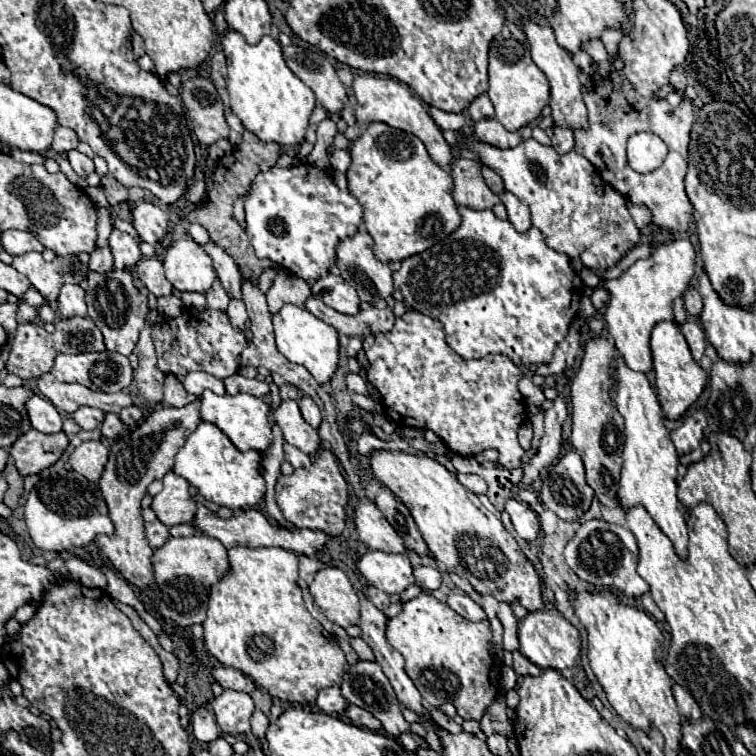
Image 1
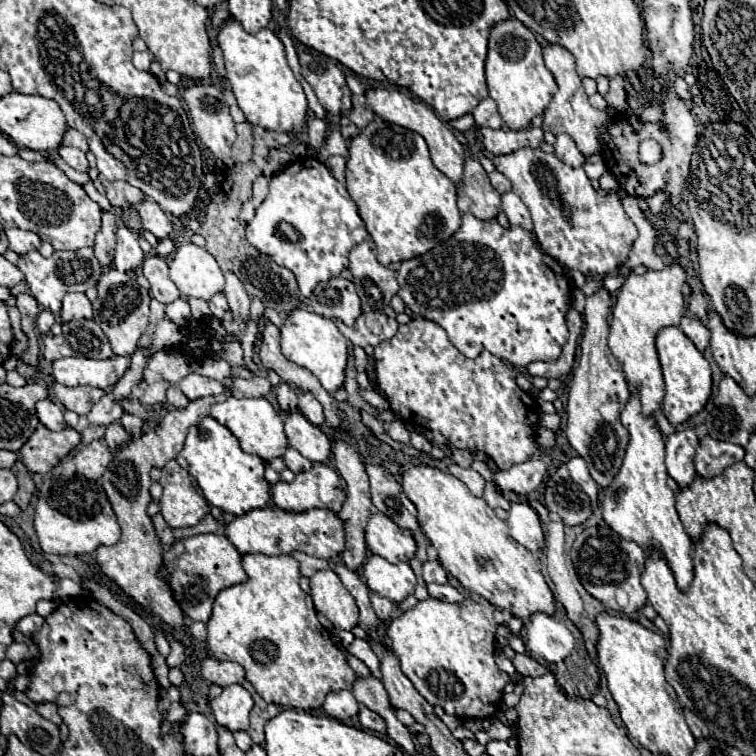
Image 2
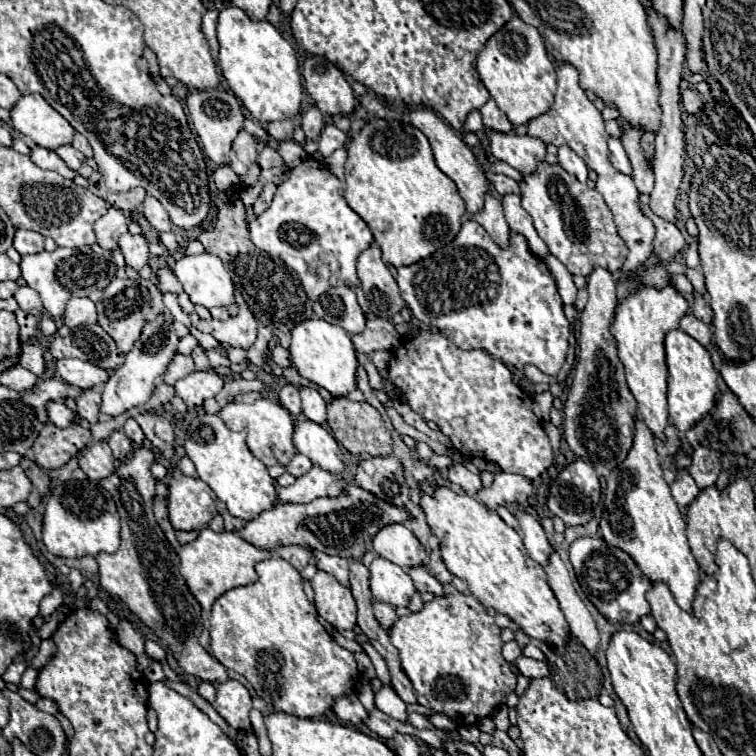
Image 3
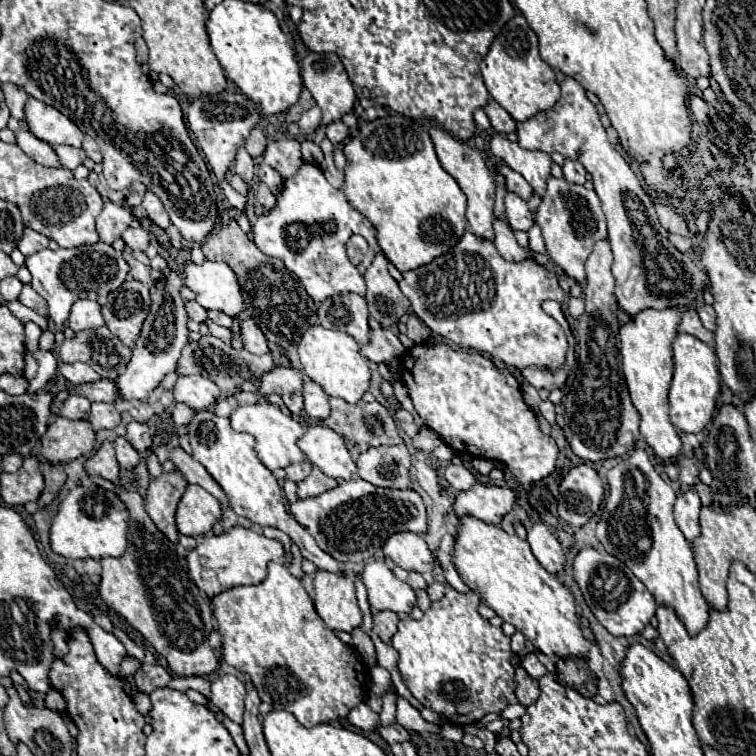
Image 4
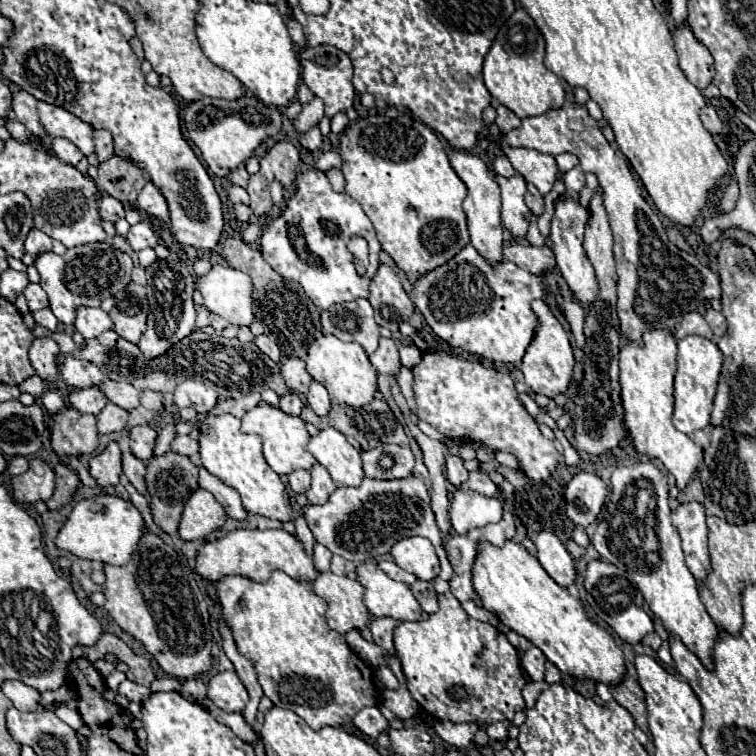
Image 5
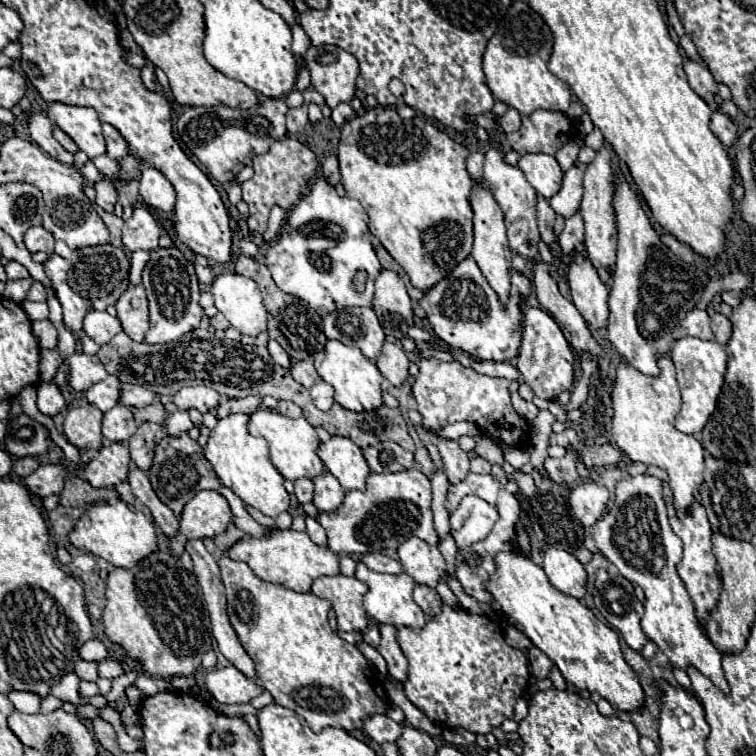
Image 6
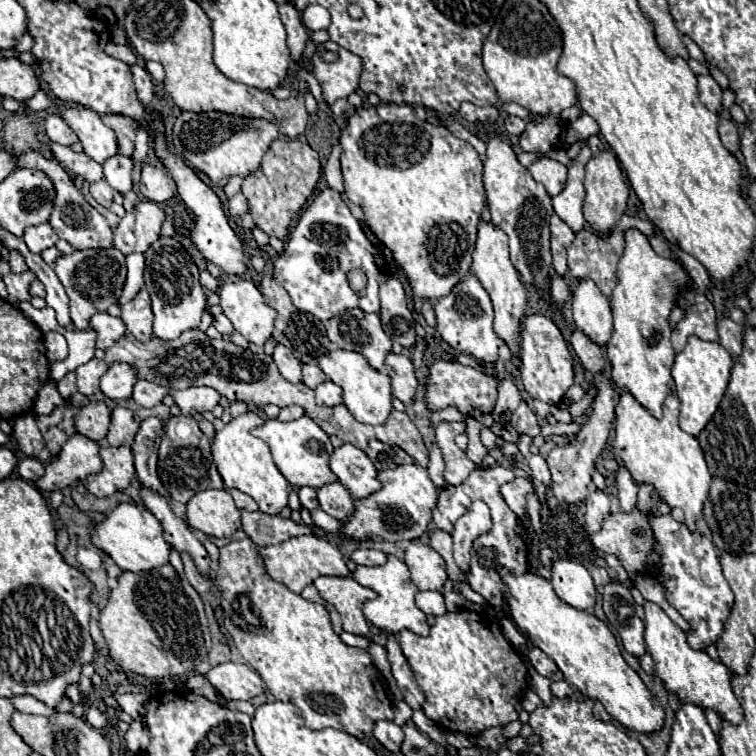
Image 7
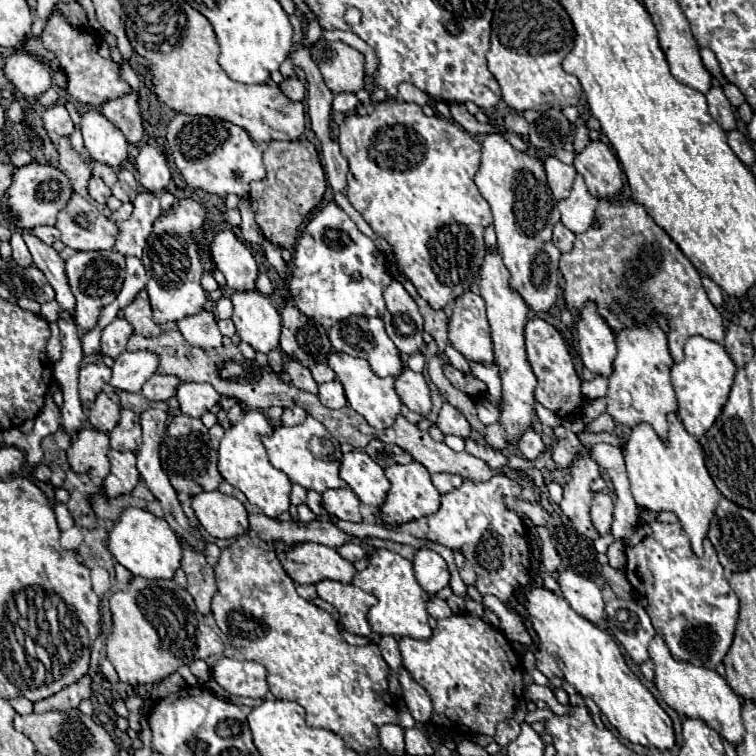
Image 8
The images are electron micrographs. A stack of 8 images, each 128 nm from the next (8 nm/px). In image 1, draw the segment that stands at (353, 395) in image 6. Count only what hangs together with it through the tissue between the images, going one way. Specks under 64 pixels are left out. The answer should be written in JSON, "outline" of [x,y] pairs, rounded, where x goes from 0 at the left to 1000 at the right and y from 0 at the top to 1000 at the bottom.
{"outline":[[[378,402],[370,413],[360,415],[360,429],[368,466],[384,479],[402,484],[421,508],[431,508],[447,481],[447,439],[437,429],[413,418],[405,407],[389,402]]]}

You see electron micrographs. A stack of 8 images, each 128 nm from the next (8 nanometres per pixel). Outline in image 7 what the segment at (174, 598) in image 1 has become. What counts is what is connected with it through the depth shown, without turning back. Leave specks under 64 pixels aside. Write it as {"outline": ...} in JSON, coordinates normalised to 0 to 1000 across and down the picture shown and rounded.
{"outline":[[[415,706],[389,709],[365,722],[347,722],[341,725],[341,735],[349,741],[349,751],[357,759],[357,765],[381,775],[392,786],[399,786],[399,780],[410,775],[421,762],[460,762],[463,759],[452,730],[434,714],[418,712]]]}

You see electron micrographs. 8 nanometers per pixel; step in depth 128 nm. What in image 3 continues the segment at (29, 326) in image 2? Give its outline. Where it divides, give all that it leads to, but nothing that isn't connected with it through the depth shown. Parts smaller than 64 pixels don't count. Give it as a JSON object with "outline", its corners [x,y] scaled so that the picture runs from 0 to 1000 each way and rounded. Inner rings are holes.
{"outline":[[[29,378],[29,381],[21,384],[19,394],[21,394],[24,405],[26,405],[32,413],[37,413],[37,415],[42,415],[42,418],[48,418],[48,421],[53,421],[53,418],[58,415],[56,399],[53,399],[53,392],[50,392],[48,384],[42,384],[42,381],[37,381],[37,378]],[[45,450],[42,455],[26,458],[26,476],[24,481],[34,489],[40,489],[48,497],[58,495],[58,476],[56,476],[56,455],[53,450]]]}

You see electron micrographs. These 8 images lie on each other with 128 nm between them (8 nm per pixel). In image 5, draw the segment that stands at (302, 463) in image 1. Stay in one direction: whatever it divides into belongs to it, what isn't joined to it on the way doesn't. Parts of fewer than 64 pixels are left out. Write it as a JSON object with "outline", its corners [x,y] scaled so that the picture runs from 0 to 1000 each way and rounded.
{"outline":[[[389,622],[381,627],[381,638],[384,638],[384,646],[389,651],[402,653],[407,648],[407,640],[410,640],[410,624],[407,622]]]}

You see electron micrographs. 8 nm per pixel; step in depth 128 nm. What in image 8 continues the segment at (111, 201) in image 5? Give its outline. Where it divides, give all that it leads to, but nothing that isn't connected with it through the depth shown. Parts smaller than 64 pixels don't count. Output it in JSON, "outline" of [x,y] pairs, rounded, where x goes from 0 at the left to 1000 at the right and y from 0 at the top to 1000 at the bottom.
{"outline":[[[119,235],[116,254],[119,254],[119,259],[122,259],[127,267],[132,267],[132,270],[140,270],[140,265],[146,262],[146,249],[143,249],[132,235]]]}

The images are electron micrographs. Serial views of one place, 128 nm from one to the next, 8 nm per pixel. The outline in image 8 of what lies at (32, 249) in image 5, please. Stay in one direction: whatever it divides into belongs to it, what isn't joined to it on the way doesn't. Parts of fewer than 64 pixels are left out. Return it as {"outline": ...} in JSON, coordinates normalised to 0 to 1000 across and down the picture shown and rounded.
{"outline":[[[48,299],[48,302],[40,304],[40,310],[48,312],[48,315],[53,315],[63,325],[69,325],[79,315],[79,307],[74,307],[71,299]]]}

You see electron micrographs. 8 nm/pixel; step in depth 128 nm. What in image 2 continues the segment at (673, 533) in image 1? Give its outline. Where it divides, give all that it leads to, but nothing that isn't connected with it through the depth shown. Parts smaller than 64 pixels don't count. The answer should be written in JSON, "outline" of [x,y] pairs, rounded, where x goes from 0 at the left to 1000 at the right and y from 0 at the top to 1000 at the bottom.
{"outline":[[[836,516],[833,529],[823,542],[823,563],[833,571],[833,585],[825,601],[825,611],[820,627],[810,638],[810,643],[799,651],[799,688],[802,693],[825,709],[847,720],[849,725],[868,722],[876,728],[884,741],[897,778],[905,780],[915,770],[918,749],[915,749],[915,712],[907,706],[894,672],[892,672],[892,651],[884,646],[884,622],[878,614],[878,579],[868,561],[865,550],[849,548],[847,521]]]}

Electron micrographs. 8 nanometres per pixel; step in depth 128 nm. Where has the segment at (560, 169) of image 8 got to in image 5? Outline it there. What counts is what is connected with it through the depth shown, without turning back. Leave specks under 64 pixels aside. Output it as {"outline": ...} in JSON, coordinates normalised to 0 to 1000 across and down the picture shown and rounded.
{"outline":[[[659,185],[659,193],[669,204],[669,209],[677,214],[680,225],[690,230],[696,241],[706,243],[717,259],[722,259],[730,251],[735,230],[738,230],[738,222],[730,206],[714,204],[698,196],[677,196],[667,190],[664,185]]]}

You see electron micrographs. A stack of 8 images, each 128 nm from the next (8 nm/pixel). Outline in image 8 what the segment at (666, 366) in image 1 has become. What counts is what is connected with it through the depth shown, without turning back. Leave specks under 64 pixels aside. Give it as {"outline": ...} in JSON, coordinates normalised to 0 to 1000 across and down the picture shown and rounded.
{"outline":[[[915,444],[905,458],[905,476],[889,484],[889,511],[897,526],[897,550],[915,577],[929,577],[955,545],[974,495],[974,481],[955,455],[929,444]]]}

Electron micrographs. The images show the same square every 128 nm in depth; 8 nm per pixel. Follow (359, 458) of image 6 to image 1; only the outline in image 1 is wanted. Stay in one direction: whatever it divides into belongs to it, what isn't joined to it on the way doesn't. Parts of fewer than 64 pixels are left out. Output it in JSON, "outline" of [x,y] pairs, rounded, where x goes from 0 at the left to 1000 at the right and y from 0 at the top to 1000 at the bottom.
{"outline":[[[376,529],[368,540],[362,540],[362,558],[376,574],[376,582],[402,601],[418,601],[423,590],[421,571],[402,558],[397,540],[389,529]]]}

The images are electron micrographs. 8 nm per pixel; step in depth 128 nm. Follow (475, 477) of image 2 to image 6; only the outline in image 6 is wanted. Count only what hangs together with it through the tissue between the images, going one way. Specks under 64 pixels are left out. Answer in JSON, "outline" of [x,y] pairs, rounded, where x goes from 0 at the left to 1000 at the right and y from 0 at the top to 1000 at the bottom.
{"outline":[[[579,582],[577,585],[587,619],[590,619],[590,630],[598,640],[611,638],[619,624],[622,624],[622,611],[619,611],[619,601],[614,595],[608,595],[606,585],[601,582]]]}

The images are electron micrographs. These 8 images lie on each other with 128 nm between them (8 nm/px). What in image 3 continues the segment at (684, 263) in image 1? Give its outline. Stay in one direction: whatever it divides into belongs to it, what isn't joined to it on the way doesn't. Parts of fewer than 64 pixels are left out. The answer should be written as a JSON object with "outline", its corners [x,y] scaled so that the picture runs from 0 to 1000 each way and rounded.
{"outline":[[[892,376],[878,381],[847,378],[831,394],[817,399],[815,421],[807,442],[815,447],[817,474],[825,481],[828,505],[836,524],[844,532],[844,550],[854,558],[868,579],[878,582],[878,563],[884,561],[884,532],[881,532],[881,479],[878,479],[878,444],[884,437],[897,434],[899,421],[907,415],[910,399],[894,384]]]}

